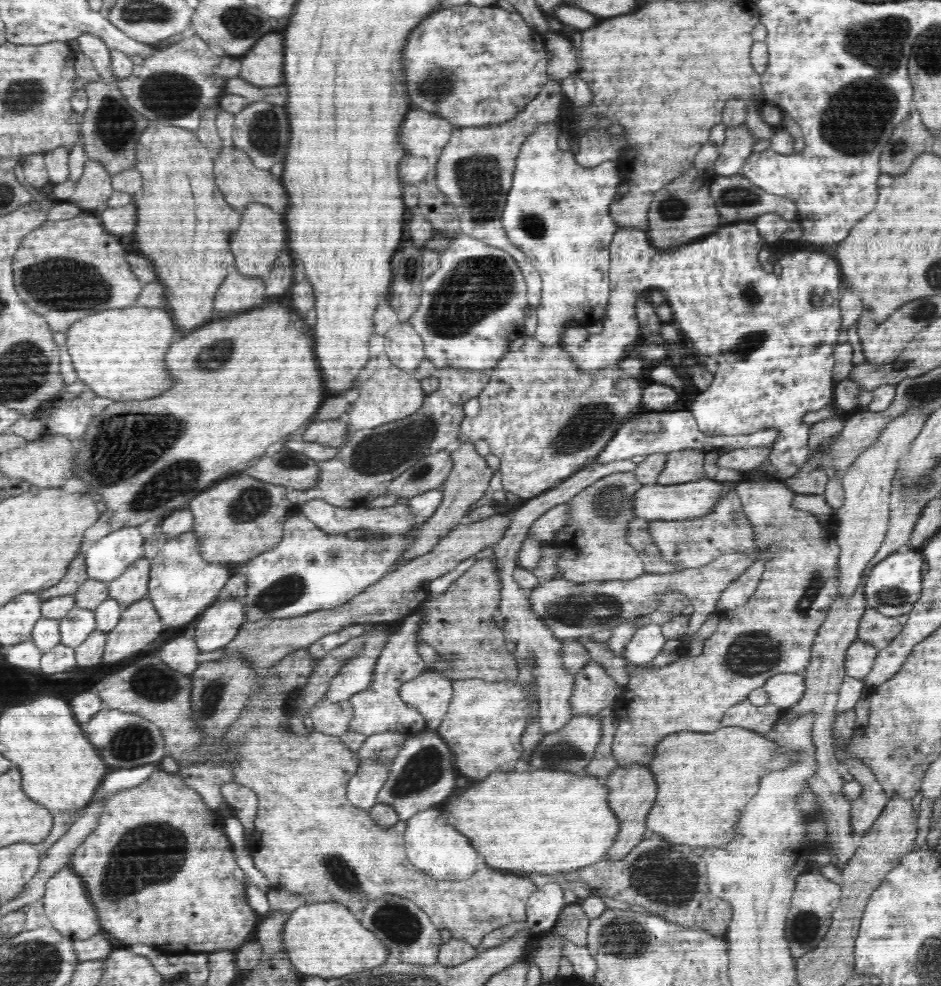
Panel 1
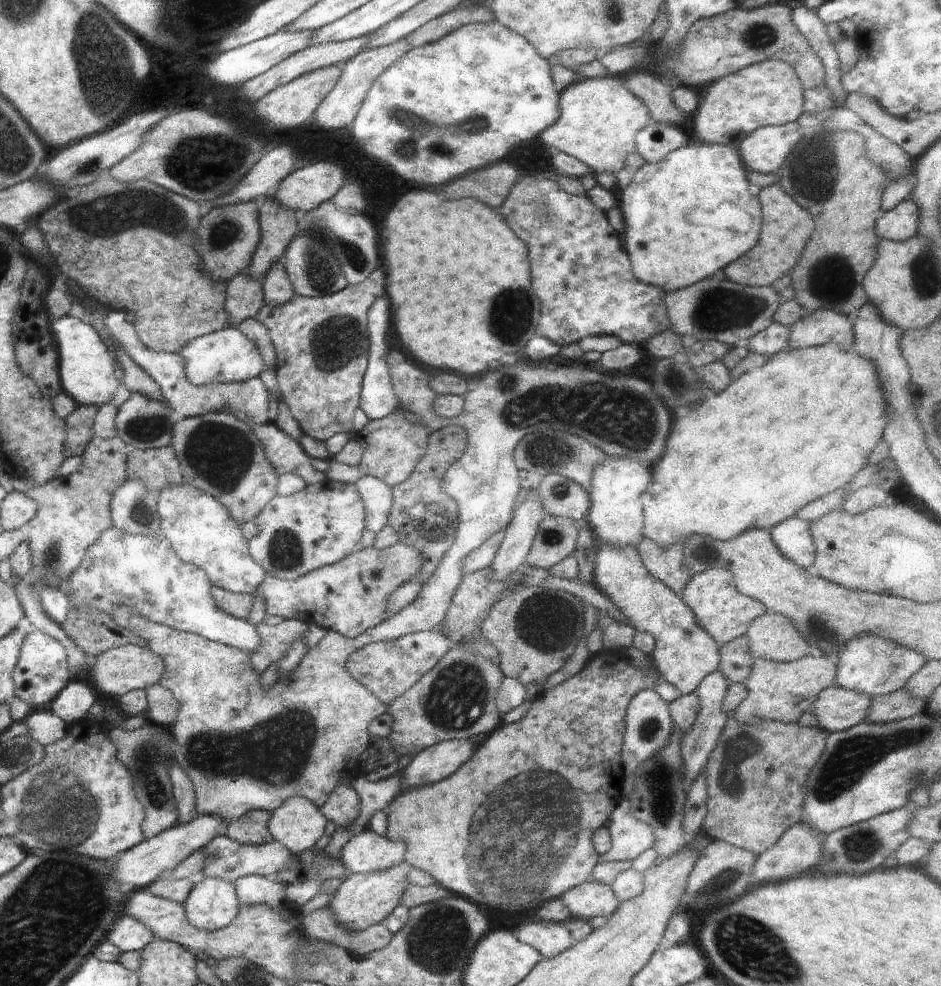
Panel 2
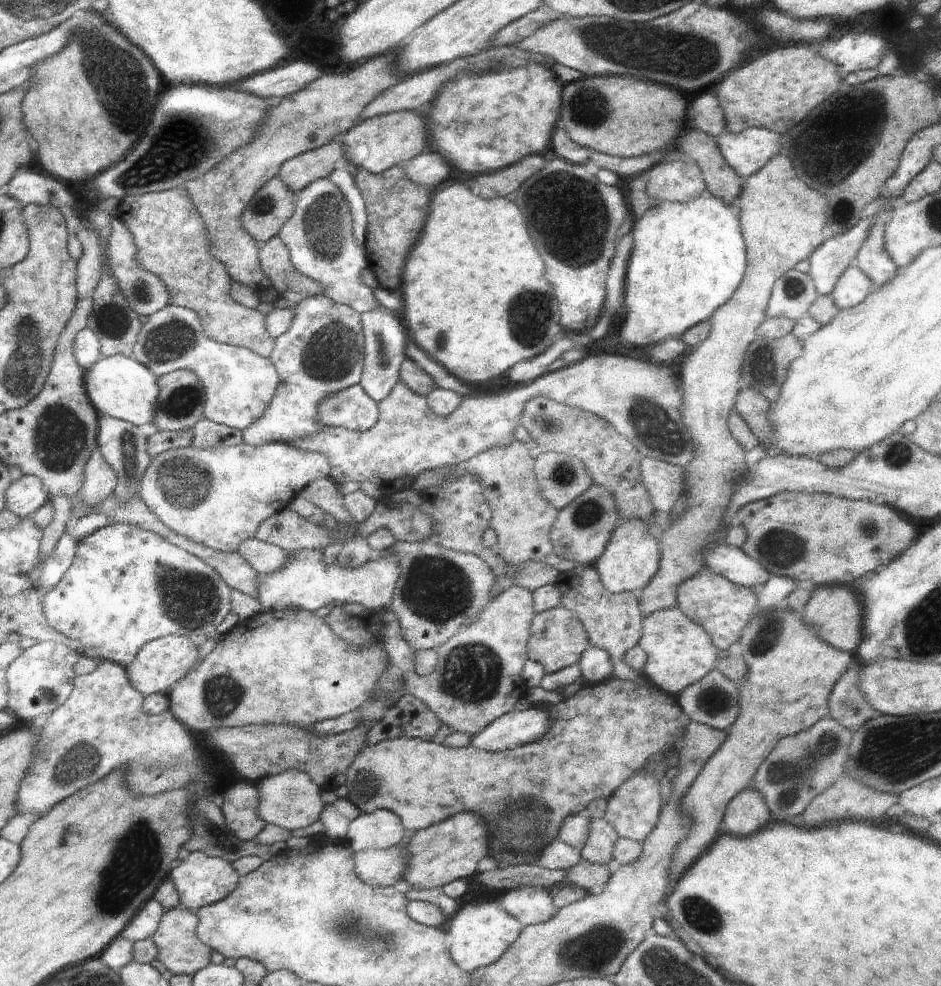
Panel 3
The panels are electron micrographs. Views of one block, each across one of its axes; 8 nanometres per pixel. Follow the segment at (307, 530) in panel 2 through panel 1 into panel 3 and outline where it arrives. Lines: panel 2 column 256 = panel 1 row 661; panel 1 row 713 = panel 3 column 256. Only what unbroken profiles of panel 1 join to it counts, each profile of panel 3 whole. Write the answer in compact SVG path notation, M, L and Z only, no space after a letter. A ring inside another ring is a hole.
M256 537L244 540L237 550L259 575L274 574L286 566L293 551L260 542Z

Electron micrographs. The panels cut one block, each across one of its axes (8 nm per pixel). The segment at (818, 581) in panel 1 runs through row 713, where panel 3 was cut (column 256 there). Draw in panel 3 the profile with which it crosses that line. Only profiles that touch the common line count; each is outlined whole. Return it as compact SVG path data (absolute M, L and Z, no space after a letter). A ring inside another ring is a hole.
M304 609L263 611L239 621L233 629L225 632L205 659L175 685L168 694L169 711L184 726L202 733L218 727L260 724L309 728L317 722L344 716L366 704L382 672L389 671L389 662L384 648L376 644L360 650L352 648L328 626L325 618L318 618L312 612Z

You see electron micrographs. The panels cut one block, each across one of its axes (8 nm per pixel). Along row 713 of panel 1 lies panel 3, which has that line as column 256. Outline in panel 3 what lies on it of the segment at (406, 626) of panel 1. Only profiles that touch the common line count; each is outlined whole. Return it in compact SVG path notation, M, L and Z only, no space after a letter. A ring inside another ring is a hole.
M168 305L158 312L152 314L142 325L138 338L134 344L133 356L137 361L146 365L154 376L159 377L178 370L190 370L198 376L198 380L204 386L206 392L206 402L204 403L204 417L215 423L246 430L252 422L260 420L264 412L268 410L279 383L276 368L269 358L261 357L259 354L248 350L248 348L238 347L236 345L222 344L212 338L202 328L202 322L198 314L190 308L176 305Z

